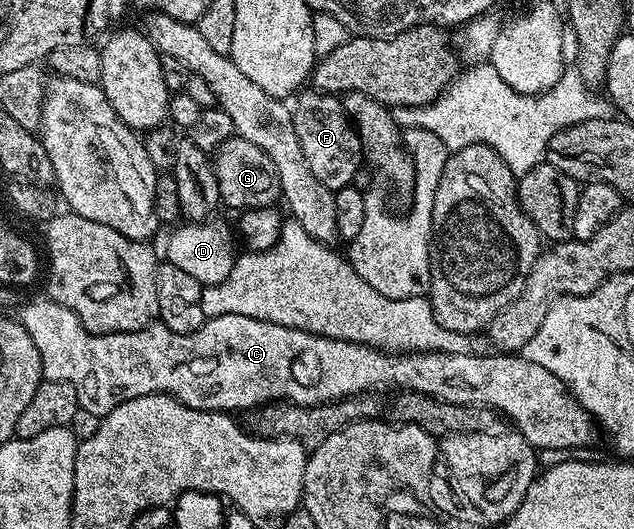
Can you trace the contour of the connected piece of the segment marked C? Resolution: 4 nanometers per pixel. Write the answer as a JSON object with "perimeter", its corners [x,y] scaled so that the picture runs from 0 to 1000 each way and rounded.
{"perimeter":[[[65,563],[50,567],[36,584],[35,595],[32,594],[32,609],[38,614],[44,637],[50,637],[57,660],[63,660],[68,711],[77,720],[95,720],[96,724],[114,728],[120,735],[125,771],[134,783],[137,777],[139,783],[150,784],[150,788],[169,784],[172,777],[183,773],[183,766],[196,766],[196,758],[208,758],[215,750],[227,750],[229,747],[270,747],[282,762],[297,766],[303,773],[371,781],[369,777],[388,777],[393,769],[407,773],[415,766],[424,766],[434,758],[467,762],[472,769],[498,769],[503,762],[524,762],[535,754],[550,754],[554,747],[584,743],[596,735],[590,732],[628,732],[621,735],[666,739],[685,754],[699,754],[708,762],[730,762],[735,769],[757,769],[762,773],[781,769],[782,775],[793,777],[812,800],[806,802],[814,809],[817,820],[830,828],[849,853],[856,853],[858,849],[883,849],[885,853],[904,854],[907,851],[905,845],[927,843],[937,830],[937,815],[940,817],[938,794],[915,766],[915,758],[905,749],[905,741],[894,732],[893,724],[883,720],[883,713],[864,705],[864,698],[858,698],[858,690],[845,690],[839,682],[823,677],[822,669],[817,667],[774,667],[763,675],[715,671],[713,667],[694,667],[692,664],[674,664],[670,667],[610,667],[591,656],[574,656],[569,648],[550,648],[541,641],[513,641],[508,633],[494,633],[473,622],[435,614],[429,607],[410,607],[404,599],[379,599],[372,592],[360,592],[339,603],[326,603],[325,609],[315,614],[315,622],[309,622],[300,633],[271,629],[271,622],[260,618],[254,607],[235,611],[232,618],[219,626],[183,629],[181,633],[148,633],[123,605],[123,595],[118,588],[107,584],[101,577],[95,577],[82,563]]]}

